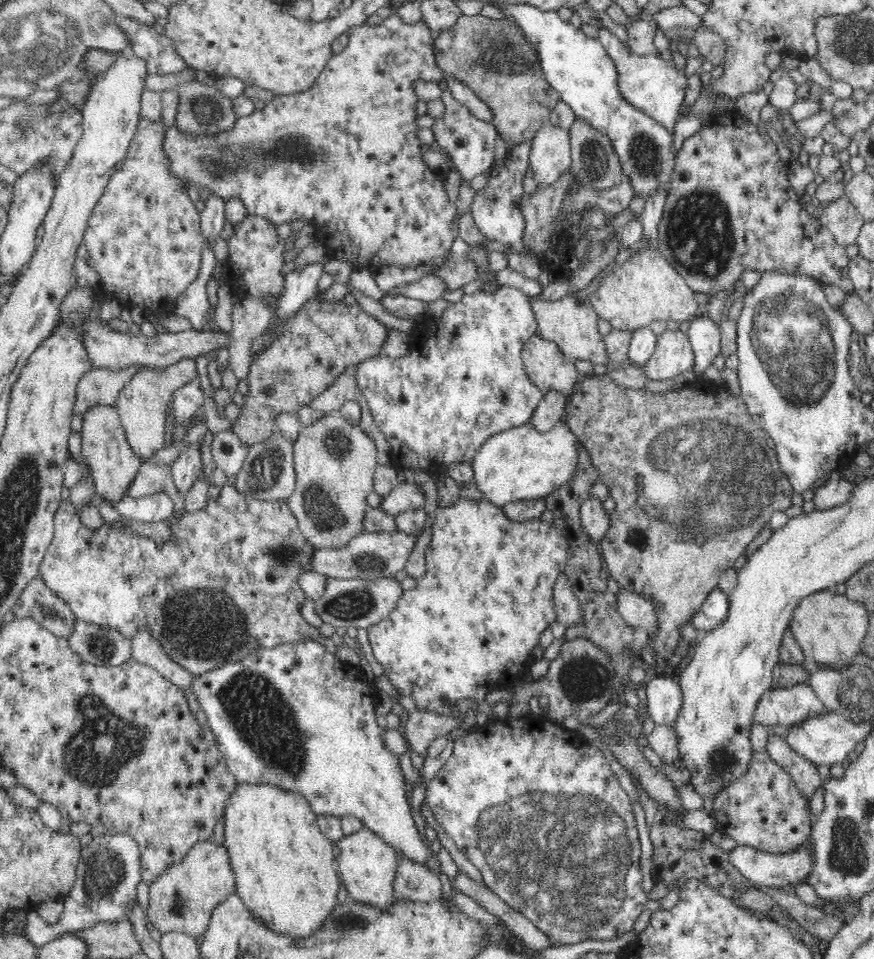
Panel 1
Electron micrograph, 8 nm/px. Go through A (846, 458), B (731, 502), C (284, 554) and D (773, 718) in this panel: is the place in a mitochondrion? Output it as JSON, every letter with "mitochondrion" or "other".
{"A":"other","B":"mitochondrion","C":"mitochondrion","D":"other"}

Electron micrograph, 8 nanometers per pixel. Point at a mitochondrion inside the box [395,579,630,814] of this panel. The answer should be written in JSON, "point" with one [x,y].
{"point":[583,678]}

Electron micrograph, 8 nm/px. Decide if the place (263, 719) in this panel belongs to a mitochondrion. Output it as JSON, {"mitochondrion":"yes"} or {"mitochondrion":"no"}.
{"mitochondrion":"yes"}

